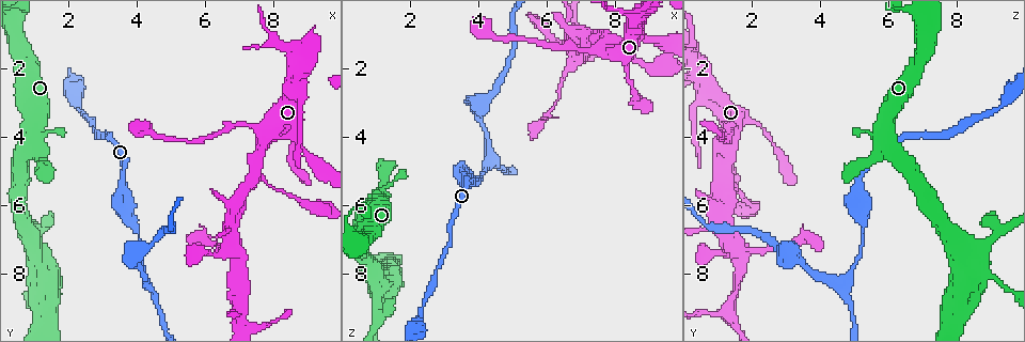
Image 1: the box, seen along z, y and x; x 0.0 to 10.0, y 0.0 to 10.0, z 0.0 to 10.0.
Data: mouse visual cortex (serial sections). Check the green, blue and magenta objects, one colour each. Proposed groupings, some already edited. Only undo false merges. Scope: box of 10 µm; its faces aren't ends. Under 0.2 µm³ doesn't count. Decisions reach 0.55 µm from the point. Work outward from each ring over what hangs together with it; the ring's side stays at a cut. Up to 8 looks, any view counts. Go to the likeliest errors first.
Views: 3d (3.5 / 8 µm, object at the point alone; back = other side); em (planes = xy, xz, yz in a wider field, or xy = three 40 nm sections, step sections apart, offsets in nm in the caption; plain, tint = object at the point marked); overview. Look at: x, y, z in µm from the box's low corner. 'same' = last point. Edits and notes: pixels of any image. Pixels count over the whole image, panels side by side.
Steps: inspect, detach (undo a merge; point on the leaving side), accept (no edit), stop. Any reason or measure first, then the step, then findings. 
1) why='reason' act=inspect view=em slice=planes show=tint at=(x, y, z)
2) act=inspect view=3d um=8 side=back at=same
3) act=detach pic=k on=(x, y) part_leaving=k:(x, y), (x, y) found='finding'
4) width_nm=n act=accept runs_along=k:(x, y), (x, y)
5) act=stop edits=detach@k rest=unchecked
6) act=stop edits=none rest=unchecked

why='three arms meet' act=inspect view=3d um=3.5 at=(7.05, 9.20, 1.45)

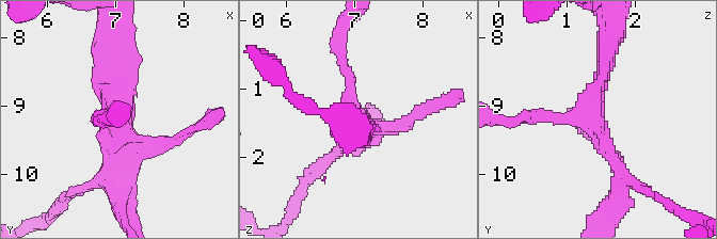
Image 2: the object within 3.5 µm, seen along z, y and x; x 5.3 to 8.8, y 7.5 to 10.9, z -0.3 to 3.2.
why='now the EM' act=inspect view=em slice=xy step=1 show=tint at=same

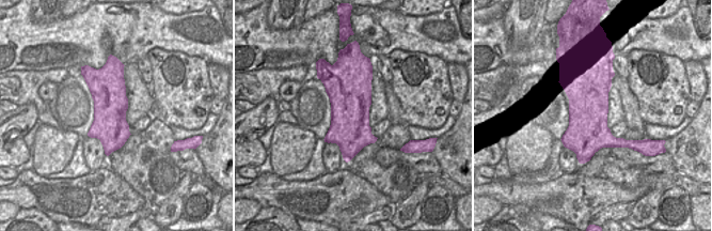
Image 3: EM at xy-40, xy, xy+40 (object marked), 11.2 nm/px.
act=accept runs_along=2:(114, 49), (114, 122), (134, 138), (171, 141) found='continuous, no second cell'

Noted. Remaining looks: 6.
why='branch point' act=inspect view=em slice=xy step=3 show=tint at=(4.30, 8.30, 4.65)

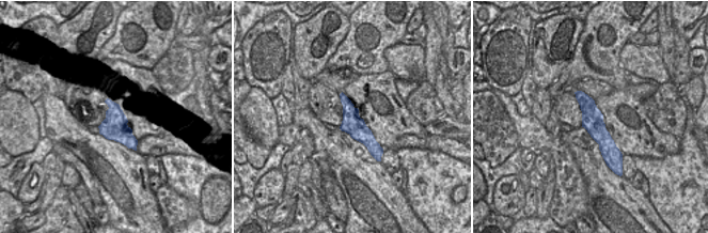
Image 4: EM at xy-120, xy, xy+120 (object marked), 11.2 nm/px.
act=inspect view=3d um=3.5 at=same

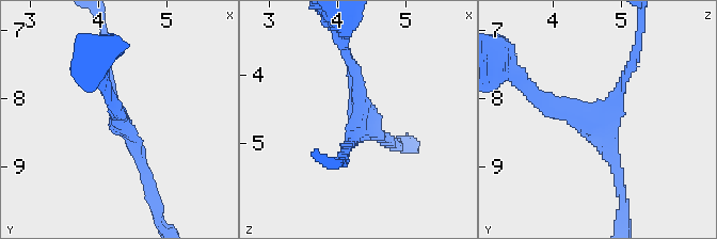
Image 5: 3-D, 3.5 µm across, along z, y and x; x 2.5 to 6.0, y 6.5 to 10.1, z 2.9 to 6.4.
arms=3 act=accept runs_along=4:(579, 93), (611, 153), (611, 160) found='one cell here'

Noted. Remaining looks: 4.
why='calibre changes' act=inspect view=3d um=3.5 at=(4.55, 7.05, 2.60)

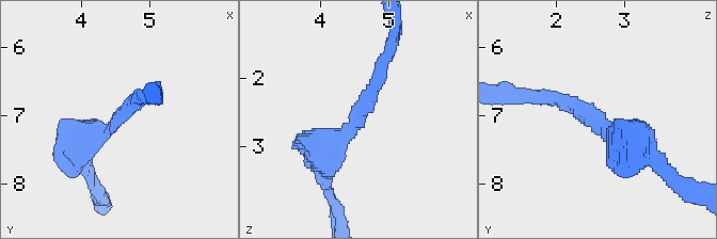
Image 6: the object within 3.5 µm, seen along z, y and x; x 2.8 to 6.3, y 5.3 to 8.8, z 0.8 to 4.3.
arm_widths_nm=200,400 why='now the EM' act=inspect view=em slice=xy step=2 show=tint at=(4.45, 7.05, 2.60)

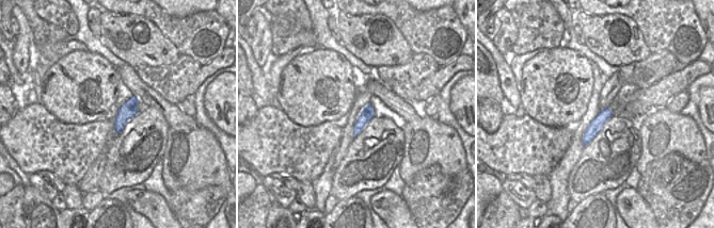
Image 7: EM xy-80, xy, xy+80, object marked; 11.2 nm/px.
act=accept runs_along=6:(328, 170), (383, 63) found='all the same cell'

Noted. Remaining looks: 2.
act=stop edits=none rest=unchecked

